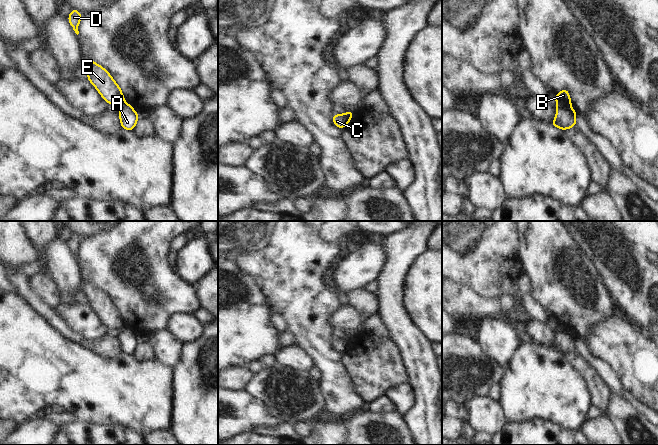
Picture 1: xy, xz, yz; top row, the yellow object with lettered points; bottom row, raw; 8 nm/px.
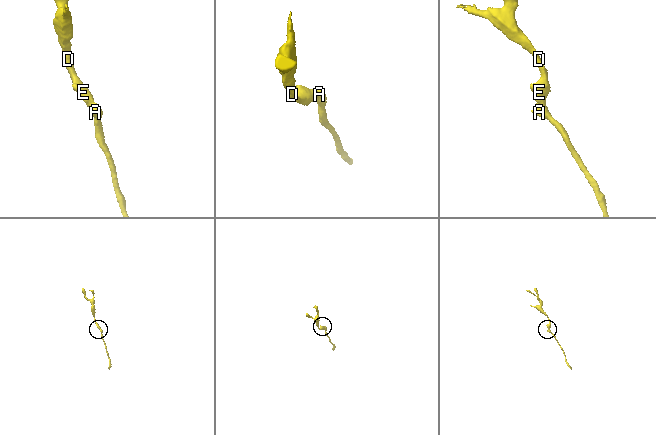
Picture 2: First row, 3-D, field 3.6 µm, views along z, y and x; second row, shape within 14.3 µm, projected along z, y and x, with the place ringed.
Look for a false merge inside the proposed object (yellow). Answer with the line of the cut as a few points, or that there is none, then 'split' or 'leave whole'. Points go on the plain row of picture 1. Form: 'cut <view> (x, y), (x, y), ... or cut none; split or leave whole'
cut yz (558, 327), (571, 333); split

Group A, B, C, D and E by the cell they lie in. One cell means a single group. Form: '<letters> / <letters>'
A / B C D E

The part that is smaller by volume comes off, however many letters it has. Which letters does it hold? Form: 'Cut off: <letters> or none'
Cut off: A

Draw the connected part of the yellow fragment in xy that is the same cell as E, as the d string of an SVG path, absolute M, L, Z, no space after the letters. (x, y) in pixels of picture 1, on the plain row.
M86 281L83 284L82 291L87 297L88 305L109 329L125 327L121 312L105 292Z

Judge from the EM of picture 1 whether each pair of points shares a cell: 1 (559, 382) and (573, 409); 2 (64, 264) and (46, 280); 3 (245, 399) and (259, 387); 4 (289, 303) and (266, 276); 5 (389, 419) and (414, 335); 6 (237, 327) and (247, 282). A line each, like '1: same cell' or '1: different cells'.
1: same cell
2: different cells
3: different cells
4: same cell
5: different cells
6: same cell

